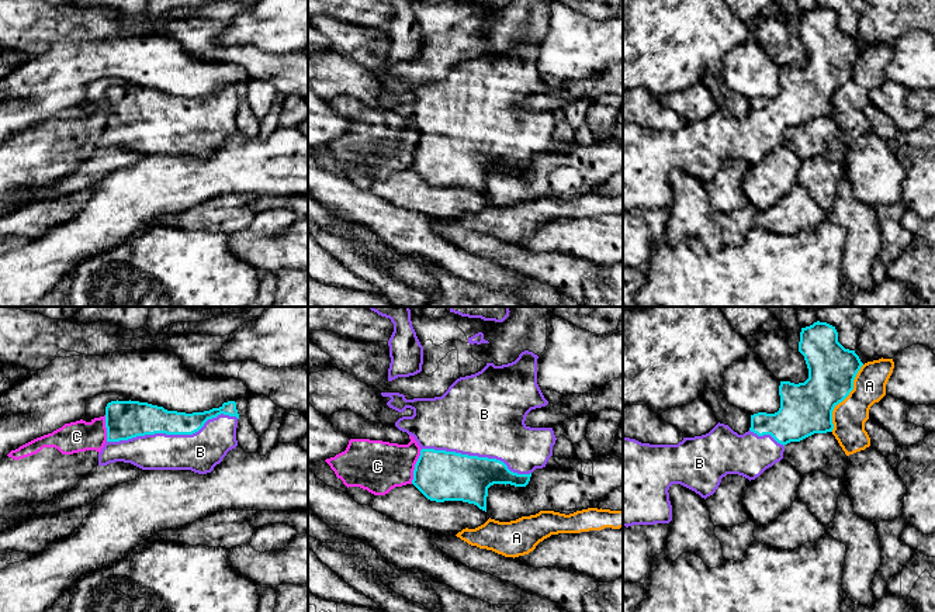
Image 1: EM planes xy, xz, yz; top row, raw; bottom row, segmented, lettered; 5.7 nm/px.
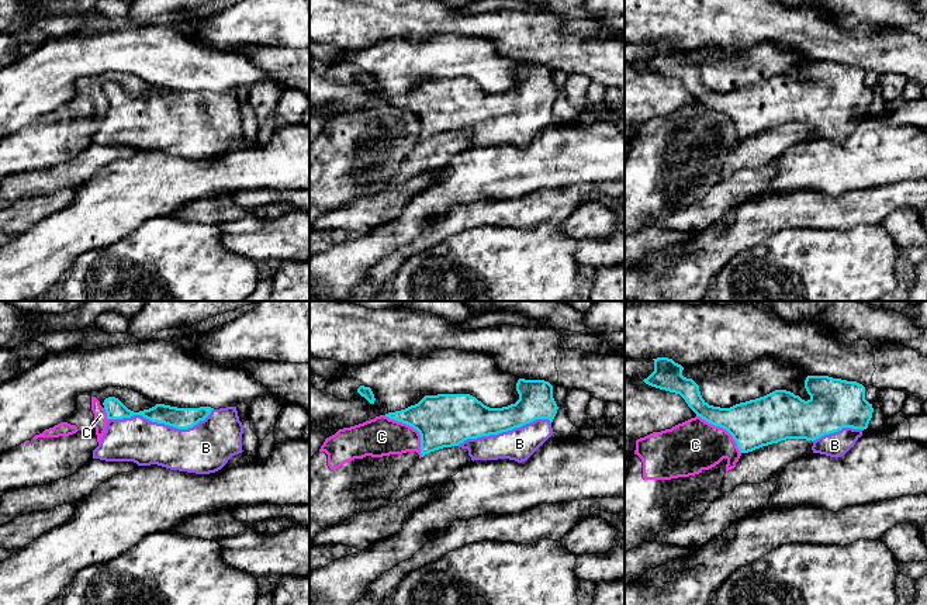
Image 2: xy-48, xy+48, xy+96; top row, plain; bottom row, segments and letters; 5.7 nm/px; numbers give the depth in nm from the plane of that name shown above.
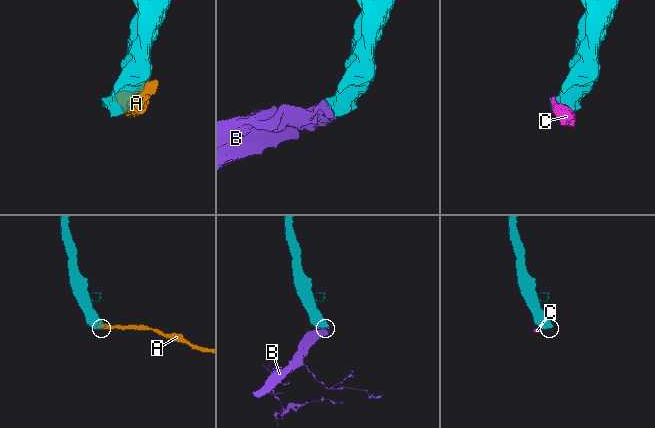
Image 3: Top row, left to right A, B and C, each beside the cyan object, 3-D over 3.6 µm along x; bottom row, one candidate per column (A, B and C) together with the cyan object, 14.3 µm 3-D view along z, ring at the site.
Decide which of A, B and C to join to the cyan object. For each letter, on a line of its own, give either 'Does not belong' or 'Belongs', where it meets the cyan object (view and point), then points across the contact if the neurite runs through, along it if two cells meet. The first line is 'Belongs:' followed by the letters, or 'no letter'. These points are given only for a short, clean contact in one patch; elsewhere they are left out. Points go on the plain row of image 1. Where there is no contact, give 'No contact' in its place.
Belongs: B
A: Does not belong. Touches cyan at yz (844, 83)
B: Belongs. Touches cyan at xy (172, 118)
C: Does not belong. Touches cyan at xz (415, 151)

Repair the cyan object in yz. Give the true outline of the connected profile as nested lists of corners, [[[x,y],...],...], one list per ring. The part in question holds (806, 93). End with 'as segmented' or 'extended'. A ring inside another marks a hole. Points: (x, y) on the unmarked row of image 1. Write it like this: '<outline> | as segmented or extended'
[[[820,6],[801,13],[799,37],[804,41],[808,63],[799,69],[780,66],[779,96],[751,100],[751,113],[744,120],[718,107],[709,118],[683,122],[678,129],[650,129],[623,122],[623,211],[669,208],[672,190],[668,174],[672,169],[681,169],[706,184],[727,159],[755,165],[783,144],[787,128],[832,117],[832,96],[853,75],[853,65],[863,48],[855,35],[838,27],[835,11]]] | extended

